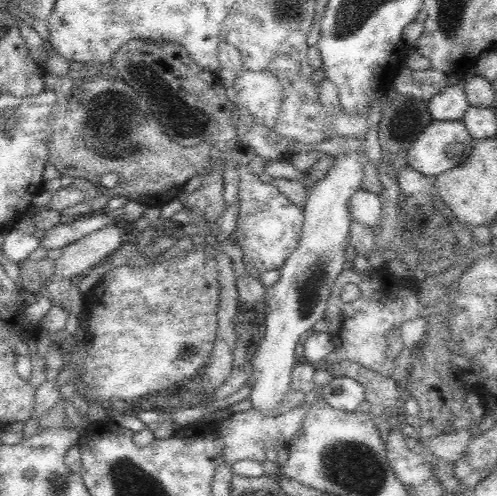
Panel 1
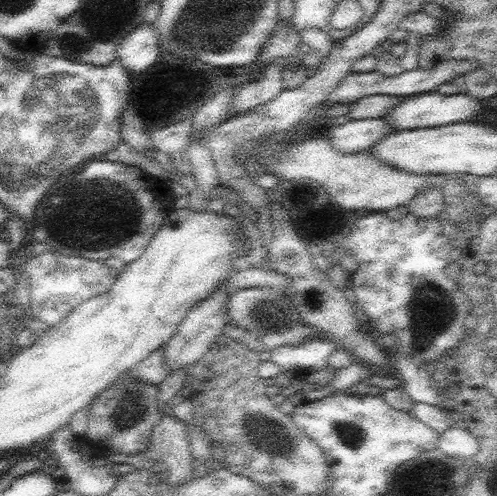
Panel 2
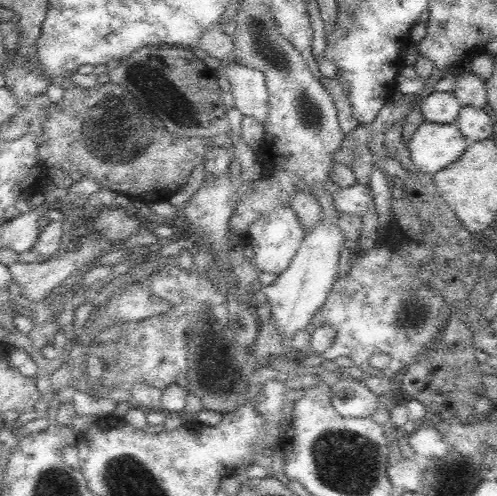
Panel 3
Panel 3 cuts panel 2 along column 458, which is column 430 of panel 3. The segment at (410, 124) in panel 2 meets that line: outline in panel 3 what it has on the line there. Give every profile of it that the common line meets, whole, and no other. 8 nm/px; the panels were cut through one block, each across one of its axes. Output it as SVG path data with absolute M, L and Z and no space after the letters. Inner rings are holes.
M432 92L420 104L424 120L432 124L454 124L462 108L464 106L454 96L454 92Z

